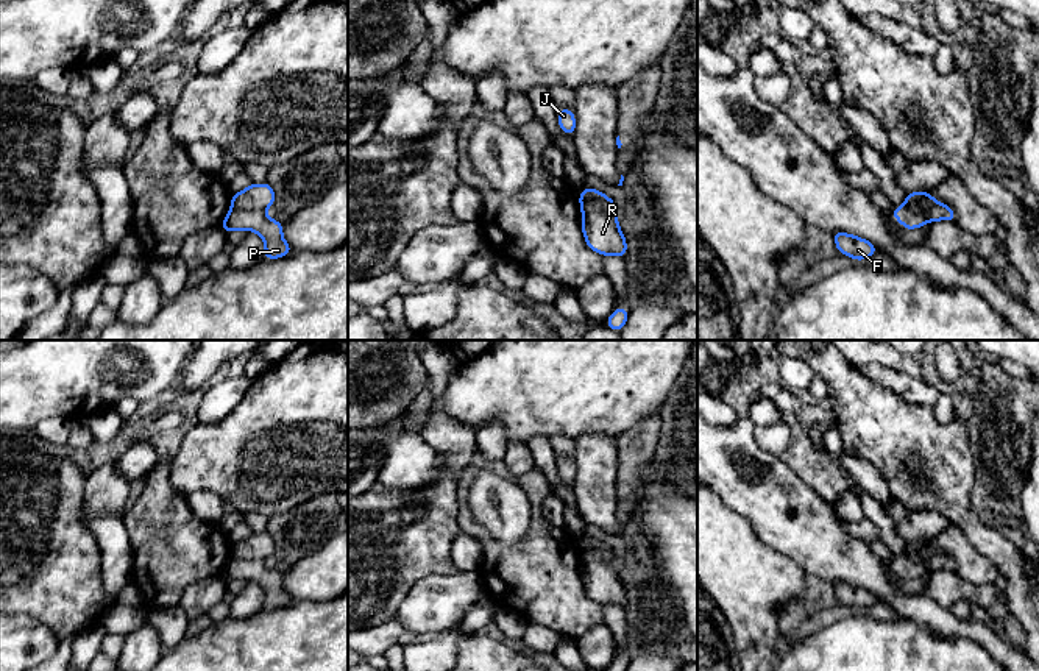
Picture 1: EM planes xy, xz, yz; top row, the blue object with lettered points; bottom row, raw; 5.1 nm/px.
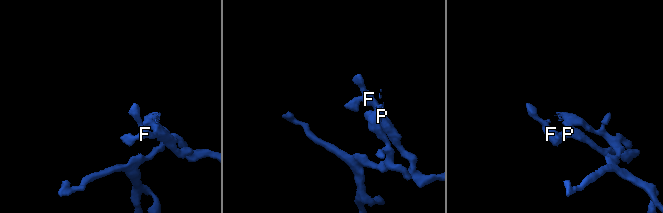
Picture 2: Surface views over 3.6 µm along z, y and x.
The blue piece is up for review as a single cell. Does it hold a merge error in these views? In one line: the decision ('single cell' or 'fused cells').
fused cells

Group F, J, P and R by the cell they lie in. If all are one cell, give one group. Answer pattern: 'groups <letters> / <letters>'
groups F J P / R

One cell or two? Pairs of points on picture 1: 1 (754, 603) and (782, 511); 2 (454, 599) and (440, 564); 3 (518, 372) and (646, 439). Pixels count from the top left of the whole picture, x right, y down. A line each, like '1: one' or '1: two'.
1: two
2: two
3: two

